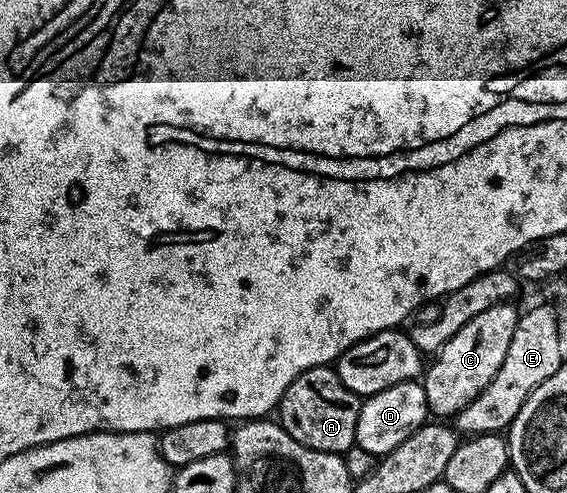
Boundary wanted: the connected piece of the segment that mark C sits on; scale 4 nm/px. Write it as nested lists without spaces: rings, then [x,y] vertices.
[[[512,303],[495,305],[482,311],[482,315],[474,315],[474,319],[435,354],[433,361],[436,362],[429,369],[427,366],[422,377],[428,411],[433,418],[455,418],[486,388],[490,379],[498,375],[498,367],[502,367],[502,359],[506,359],[506,347],[510,347],[510,339],[514,339],[514,327],[518,327],[521,315],[521,310],[514,306]]]

